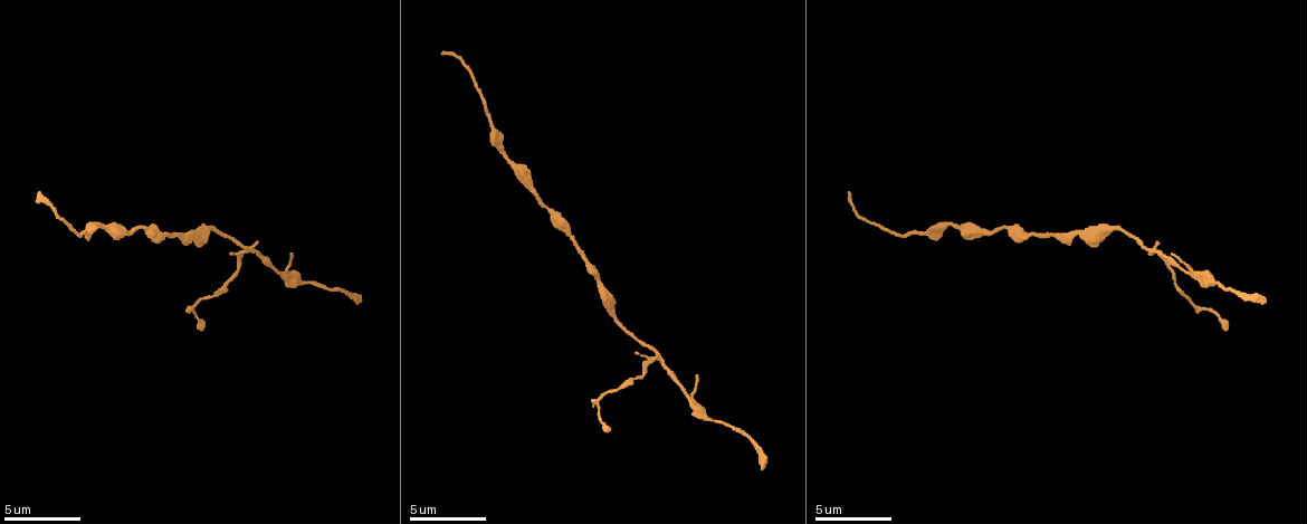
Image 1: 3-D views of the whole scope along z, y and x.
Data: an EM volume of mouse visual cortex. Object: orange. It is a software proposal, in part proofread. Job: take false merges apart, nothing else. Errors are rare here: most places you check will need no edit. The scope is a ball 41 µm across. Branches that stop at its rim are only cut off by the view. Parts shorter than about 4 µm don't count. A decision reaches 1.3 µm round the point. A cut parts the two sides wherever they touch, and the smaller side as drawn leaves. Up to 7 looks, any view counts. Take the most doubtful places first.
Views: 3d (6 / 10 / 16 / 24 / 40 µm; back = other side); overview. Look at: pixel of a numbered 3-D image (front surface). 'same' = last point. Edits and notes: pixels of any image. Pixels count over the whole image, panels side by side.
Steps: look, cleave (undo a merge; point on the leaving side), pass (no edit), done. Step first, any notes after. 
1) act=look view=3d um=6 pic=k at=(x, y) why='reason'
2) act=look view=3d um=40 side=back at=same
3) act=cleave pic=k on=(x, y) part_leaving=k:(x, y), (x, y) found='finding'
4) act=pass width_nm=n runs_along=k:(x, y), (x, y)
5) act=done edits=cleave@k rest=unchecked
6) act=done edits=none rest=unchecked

act=look view=3d um=16 pic=1 at=(653, 358) why='four arms meet'

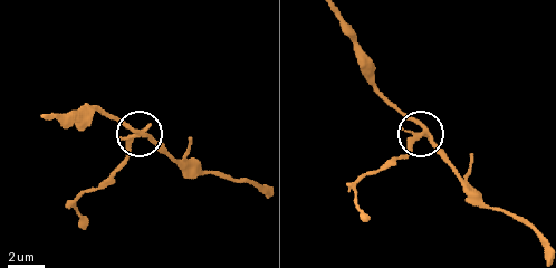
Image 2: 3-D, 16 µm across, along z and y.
act=pass arms=4 runs_along=2:(354, 30), (354, 47), (367, 78), (420, 127), (396, 158) found='all the same cell'

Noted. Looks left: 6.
act=look view=3d um=10 pic=1 at=(86, 231) why='thick turns thin'

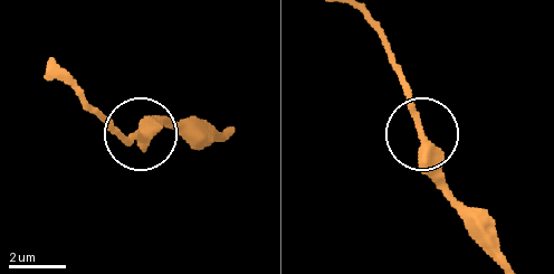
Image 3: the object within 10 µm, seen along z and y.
act=look view=3d um=10 side=back pic=3 at=(138, 135) why='from behind'

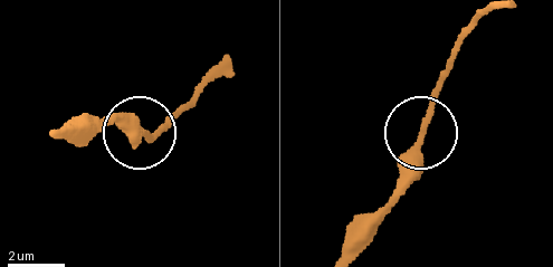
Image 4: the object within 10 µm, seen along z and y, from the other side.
act=pass runs_along=4:(341, 254), (394, 188), (449, 62) found='one cell here'

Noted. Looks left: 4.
act=look view=3d um=6 pic=1 at=(596, 275)

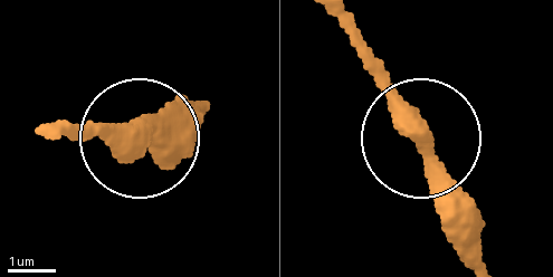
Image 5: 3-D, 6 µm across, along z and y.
act=look view=3d um=6 side=back pic=5 at=(416, 132)

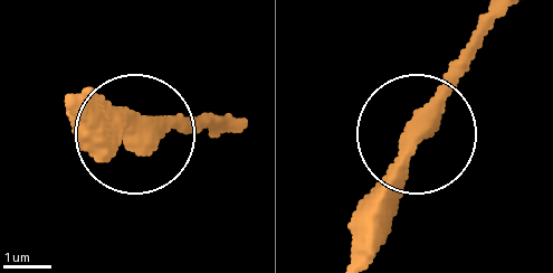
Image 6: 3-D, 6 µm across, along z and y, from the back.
act=pass width_nm=430 runs_along=6:(404, 120), (501, 11) found='all the same cell'

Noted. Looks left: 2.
act=look view=3d um=6 pic=1 at=(533, 187) why='thick turns thin'

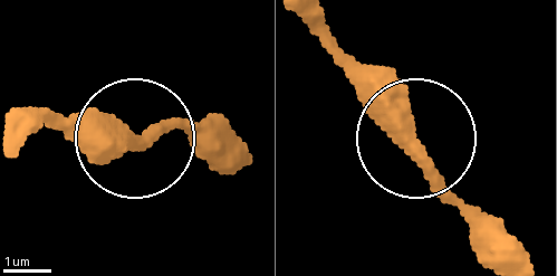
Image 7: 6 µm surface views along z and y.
act=pass found='continuous, no second cell'

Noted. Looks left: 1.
act=done edits=none rest=unchecked

